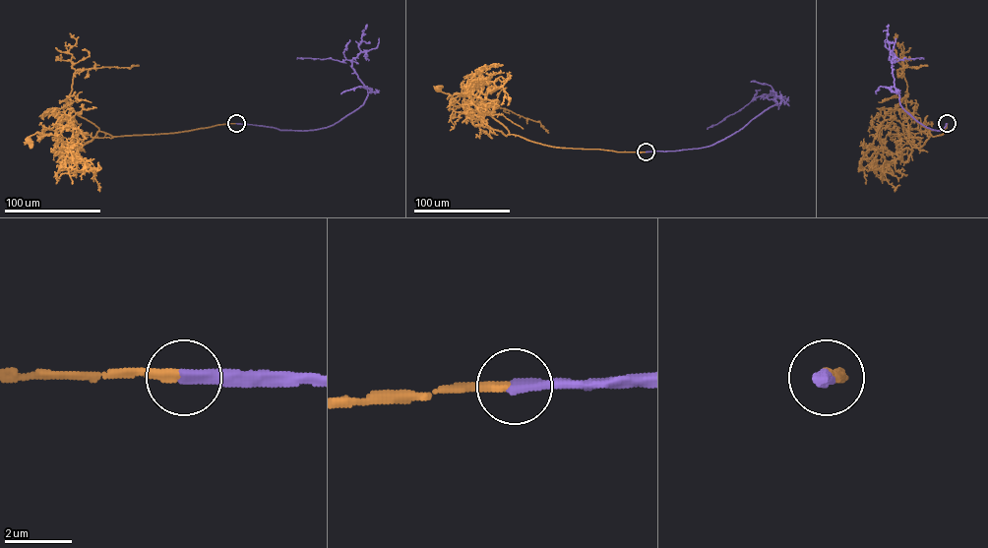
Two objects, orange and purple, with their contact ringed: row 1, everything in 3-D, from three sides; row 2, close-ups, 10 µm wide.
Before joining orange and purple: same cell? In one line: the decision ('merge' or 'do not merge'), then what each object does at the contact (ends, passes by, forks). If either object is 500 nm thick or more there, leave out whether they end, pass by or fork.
merge; orange ends; purple ends

